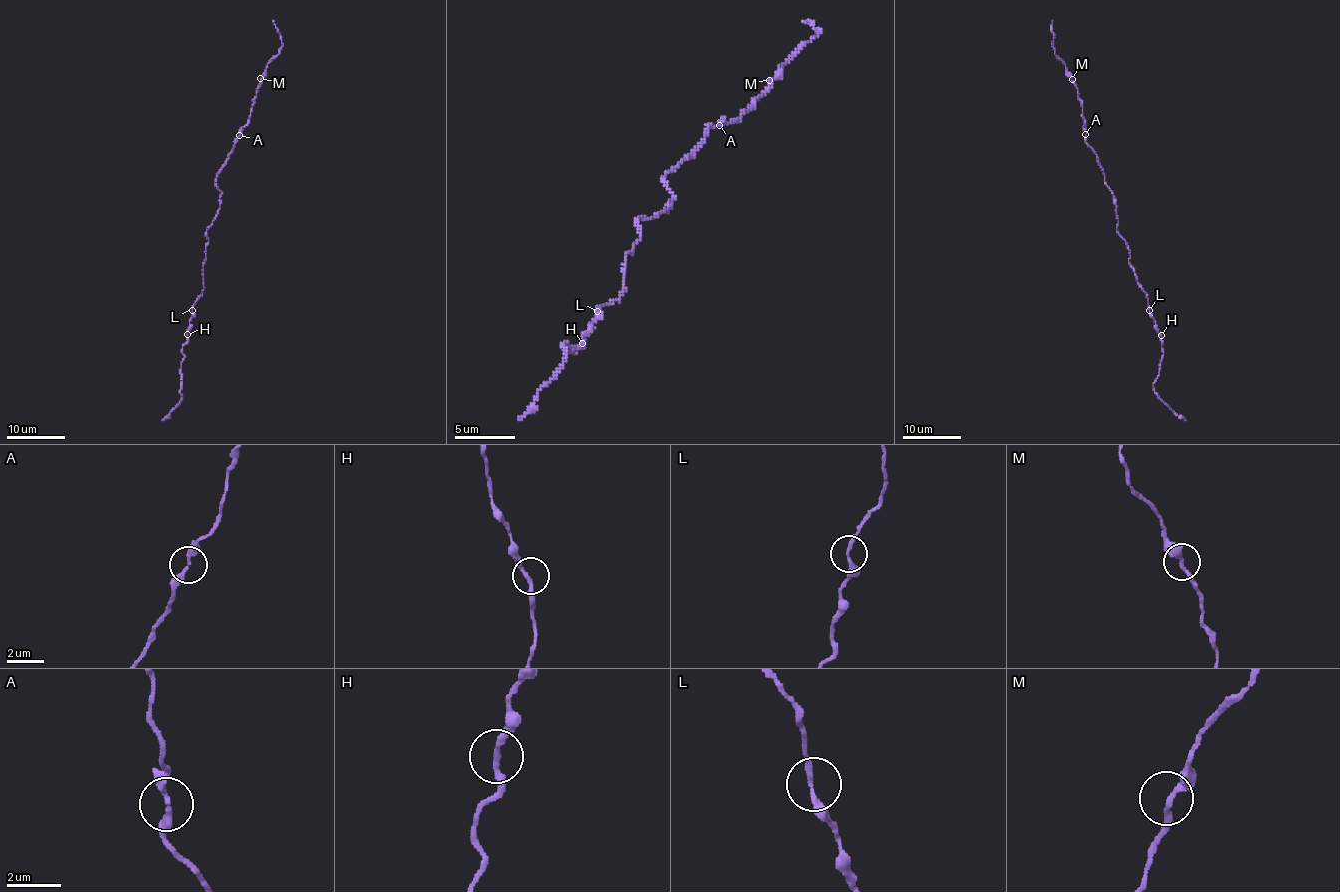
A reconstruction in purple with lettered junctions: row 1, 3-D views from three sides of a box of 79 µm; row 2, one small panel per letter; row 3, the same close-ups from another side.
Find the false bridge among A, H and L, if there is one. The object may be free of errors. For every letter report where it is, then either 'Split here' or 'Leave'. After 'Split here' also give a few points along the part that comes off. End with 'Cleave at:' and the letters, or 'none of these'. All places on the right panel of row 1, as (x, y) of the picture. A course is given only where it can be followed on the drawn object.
A: Place: (1085, 134). Leave
H: Place: (1161, 335). Leave
L: Place: (1149, 310). Leave
Cleave at: none of these

